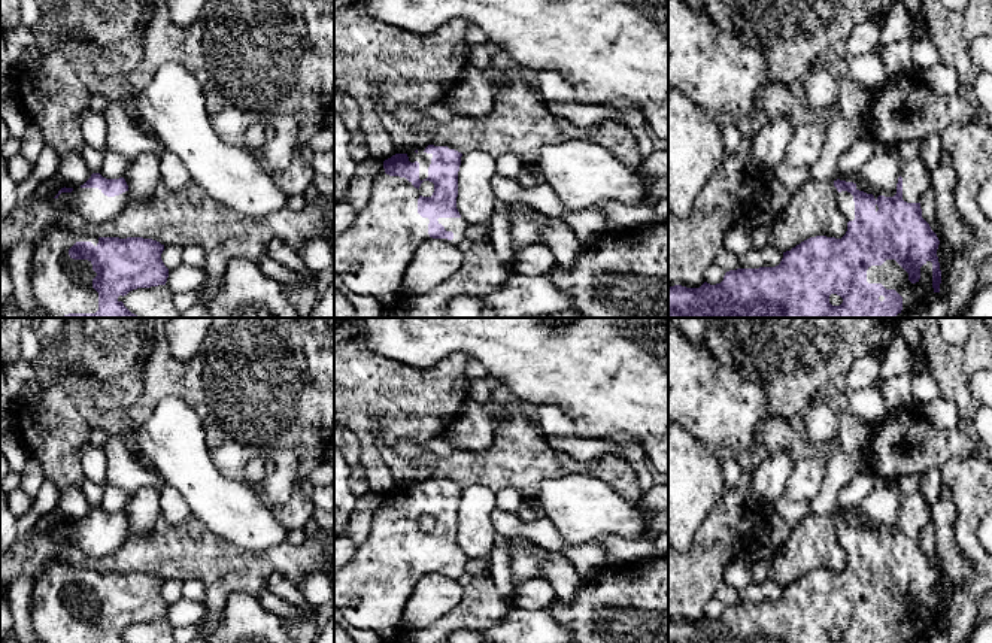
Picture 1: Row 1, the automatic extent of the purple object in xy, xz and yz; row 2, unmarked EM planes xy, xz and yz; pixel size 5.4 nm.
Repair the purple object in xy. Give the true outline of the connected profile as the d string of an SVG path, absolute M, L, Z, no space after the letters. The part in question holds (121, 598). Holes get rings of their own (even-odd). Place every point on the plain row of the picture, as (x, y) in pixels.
M51 564L34 579L30 618L42 643L127 643L122 633L133 624L166 619L164 579L143 571L97 571Z

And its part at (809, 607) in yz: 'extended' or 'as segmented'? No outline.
extended

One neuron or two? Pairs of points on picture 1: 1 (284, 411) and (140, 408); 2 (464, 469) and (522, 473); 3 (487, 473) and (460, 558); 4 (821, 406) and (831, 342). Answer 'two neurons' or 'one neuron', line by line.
1: one neuron
2: one neuron
3: two neurons
4: two neurons

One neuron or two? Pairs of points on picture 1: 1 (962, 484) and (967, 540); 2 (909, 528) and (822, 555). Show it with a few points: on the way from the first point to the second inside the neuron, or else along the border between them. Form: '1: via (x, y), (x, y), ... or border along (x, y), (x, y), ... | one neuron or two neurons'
1: via (967, 497), (967, 527) | one neuron
2: border along (833, 516), (846, 555), (840, 573) | two neurons

